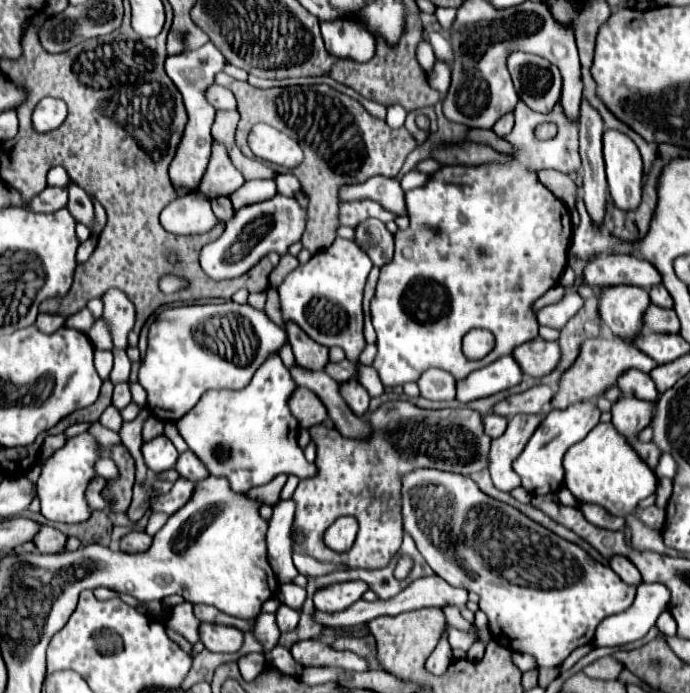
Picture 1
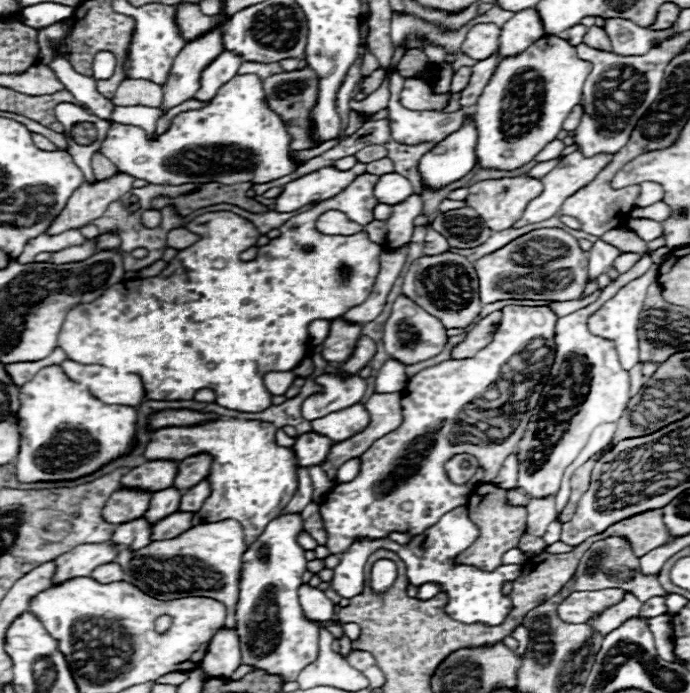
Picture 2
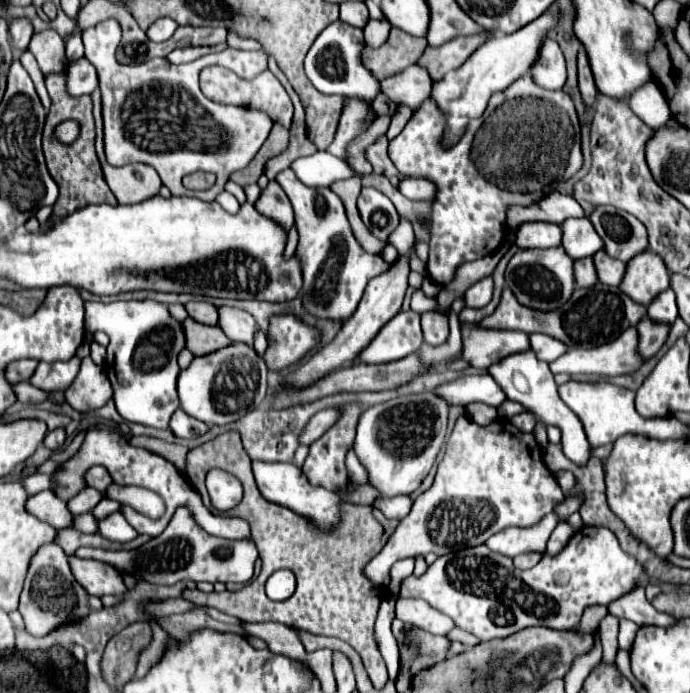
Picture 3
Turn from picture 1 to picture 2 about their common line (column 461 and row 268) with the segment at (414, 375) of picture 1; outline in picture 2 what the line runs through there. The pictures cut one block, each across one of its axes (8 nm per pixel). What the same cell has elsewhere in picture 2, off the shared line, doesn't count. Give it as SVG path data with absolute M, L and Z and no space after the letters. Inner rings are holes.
M362 174L336 198L292 216L280 228L280 238L258 248L252 262L240 260L240 252L254 246L260 236L252 222L232 212L210 212L194 218L186 228L202 236L196 244L180 250L162 274L144 280L124 280L108 288L94 304L78 304L78 308L72 308L62 324L58 346L70 360L80 364L102 364L142 376L150 400L192 400L196 390L210 388L216 392L214 402L228 410L266 410L272 406L272 394L266 392L264 374L294 370L306 358L308 324L314 320L336 320L350 308L360 306L372 292L384 246L372 242L364 230L352 236L320 234L316 220L328 210L340 210L360 226L370 224L374 220L374 208L378 206L374 198L376 182L378 176ZM232 220L238 220L238 256L234 254ZM306 246L312 246L312 250L306 252Z

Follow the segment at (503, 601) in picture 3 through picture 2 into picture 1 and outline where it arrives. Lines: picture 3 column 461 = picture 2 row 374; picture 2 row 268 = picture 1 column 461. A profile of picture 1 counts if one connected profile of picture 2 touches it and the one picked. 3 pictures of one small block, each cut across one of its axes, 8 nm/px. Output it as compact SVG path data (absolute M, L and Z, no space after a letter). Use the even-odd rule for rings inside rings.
M472 624L472 630L466 632L466 630L458 630L458 628L450 628L450 634L448 634L448 640L450 640L450 646L452 648L460 648L460 650L470 650L470 646L480 640L482 644L488 644L492 638L486 634L488 630L480 630L476 628L476 624Z

